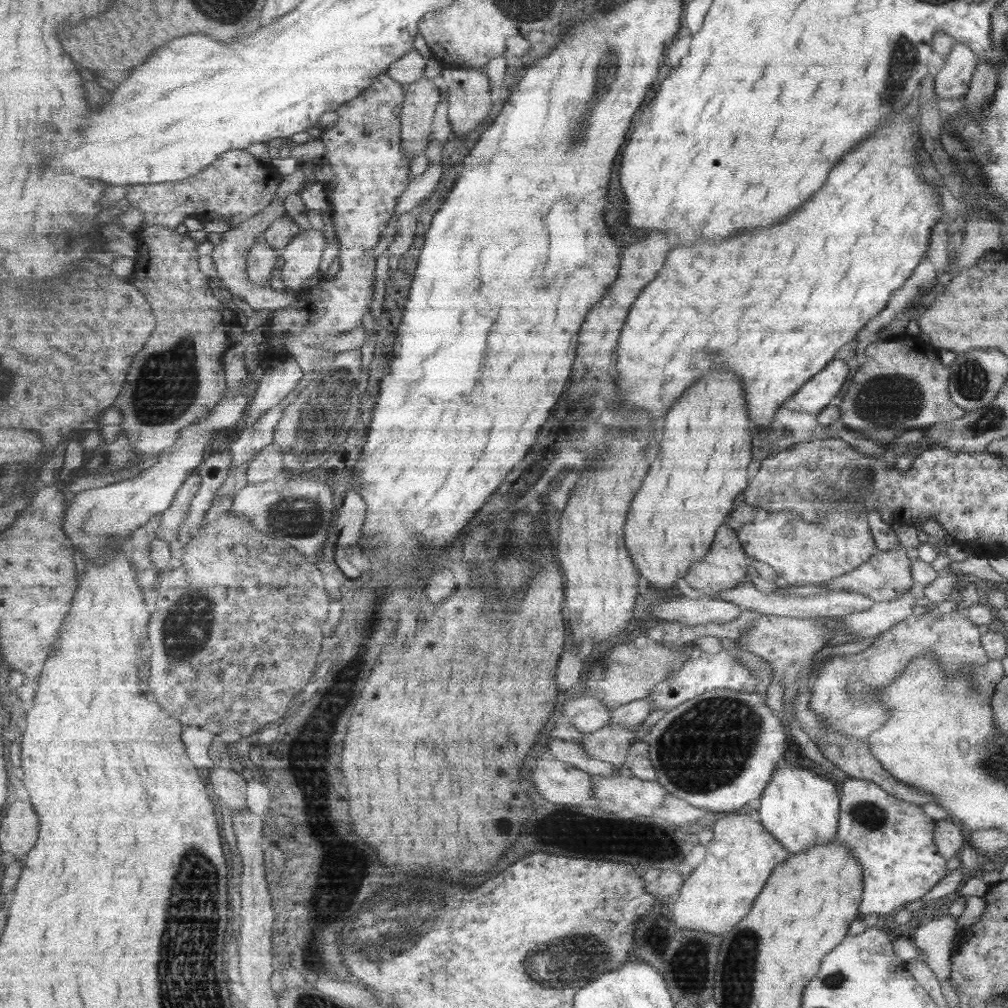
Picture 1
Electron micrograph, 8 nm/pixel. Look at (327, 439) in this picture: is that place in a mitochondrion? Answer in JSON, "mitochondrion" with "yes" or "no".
{"mitochondrion":"yes"}

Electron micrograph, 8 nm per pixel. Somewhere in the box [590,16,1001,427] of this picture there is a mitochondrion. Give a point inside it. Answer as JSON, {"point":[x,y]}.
{"point":[902,54]}

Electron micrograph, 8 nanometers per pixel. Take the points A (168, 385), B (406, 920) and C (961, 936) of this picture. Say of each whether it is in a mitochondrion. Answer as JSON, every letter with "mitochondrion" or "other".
{"A":"mitochondrion","B":"mitochondrion","C":"other"}

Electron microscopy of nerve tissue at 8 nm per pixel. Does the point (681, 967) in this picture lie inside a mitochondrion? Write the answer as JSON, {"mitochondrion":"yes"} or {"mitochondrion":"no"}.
{"mitochondrion":"no"}

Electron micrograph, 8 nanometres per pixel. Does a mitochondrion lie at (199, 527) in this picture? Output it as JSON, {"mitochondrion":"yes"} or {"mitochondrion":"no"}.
{"mitochondrion":"no"}

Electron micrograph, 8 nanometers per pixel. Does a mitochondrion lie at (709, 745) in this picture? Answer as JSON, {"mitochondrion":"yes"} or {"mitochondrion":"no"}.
{"mitochondrion":"yes"}

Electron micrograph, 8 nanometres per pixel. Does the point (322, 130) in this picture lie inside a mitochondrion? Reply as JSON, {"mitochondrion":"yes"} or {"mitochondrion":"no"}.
{"mitochondrion":"no"}

